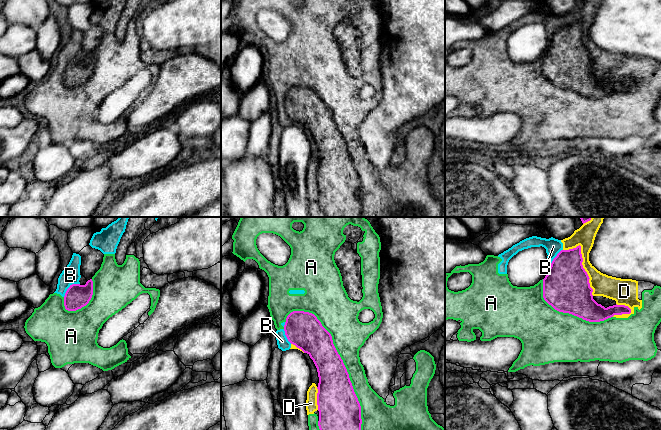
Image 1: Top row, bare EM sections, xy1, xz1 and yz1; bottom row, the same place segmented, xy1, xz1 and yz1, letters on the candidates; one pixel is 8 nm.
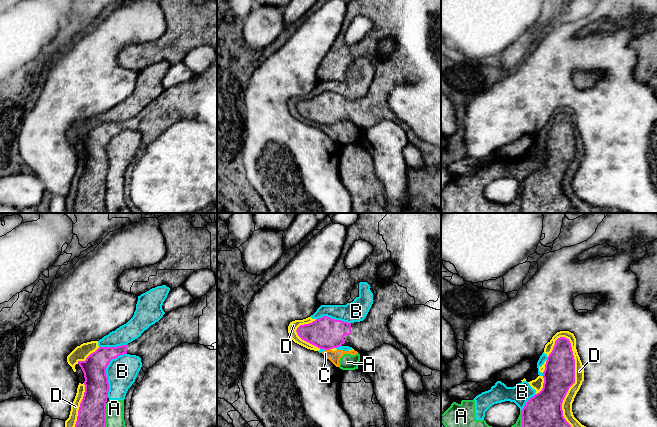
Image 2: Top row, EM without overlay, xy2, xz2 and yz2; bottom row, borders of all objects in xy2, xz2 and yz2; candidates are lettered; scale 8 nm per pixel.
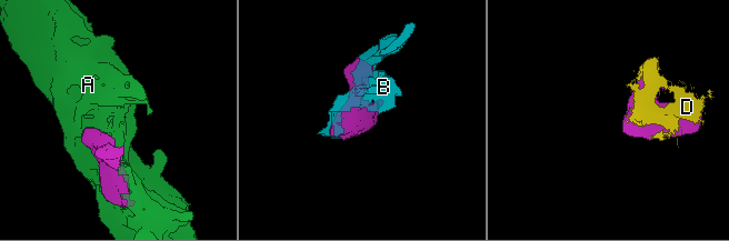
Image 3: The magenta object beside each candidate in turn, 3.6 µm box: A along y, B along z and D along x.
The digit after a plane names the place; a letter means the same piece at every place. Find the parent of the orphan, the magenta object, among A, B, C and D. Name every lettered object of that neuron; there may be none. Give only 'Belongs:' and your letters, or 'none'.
Belongs: none

